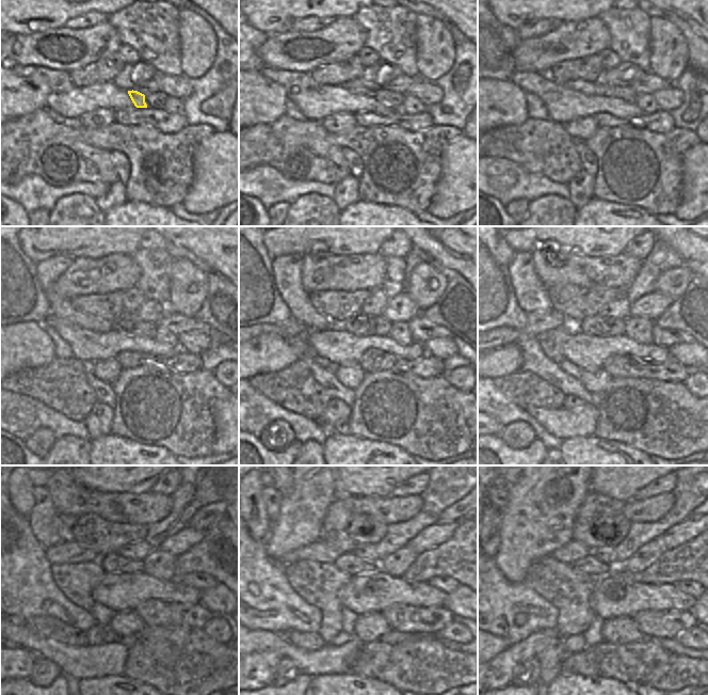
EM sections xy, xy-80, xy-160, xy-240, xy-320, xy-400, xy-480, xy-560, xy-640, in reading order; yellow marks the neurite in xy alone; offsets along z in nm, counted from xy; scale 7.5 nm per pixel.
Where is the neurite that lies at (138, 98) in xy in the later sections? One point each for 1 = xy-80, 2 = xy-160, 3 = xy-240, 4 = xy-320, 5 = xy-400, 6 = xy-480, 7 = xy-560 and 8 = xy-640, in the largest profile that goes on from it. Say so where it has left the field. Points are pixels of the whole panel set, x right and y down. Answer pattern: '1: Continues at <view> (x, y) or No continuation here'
1: Continues at xy-80 (355, 85)
2: Continues at xy-160 (586, 88)
3: Continues at xy-240 (48, 271)
4: Continues at xy-320 (287, 269)
5: Continues at xy-400 (531, 295)
6: Continues at xy-480 (49, 528)
7: Continues at xy-560 (272, 498)
8: Continues at xy-640 (499, 498).

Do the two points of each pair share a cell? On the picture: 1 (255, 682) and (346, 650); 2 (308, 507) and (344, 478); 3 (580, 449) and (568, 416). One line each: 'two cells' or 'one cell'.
1: two cells
2: two cells
3: two cells

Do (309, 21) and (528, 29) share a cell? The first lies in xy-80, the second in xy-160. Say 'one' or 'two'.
one

